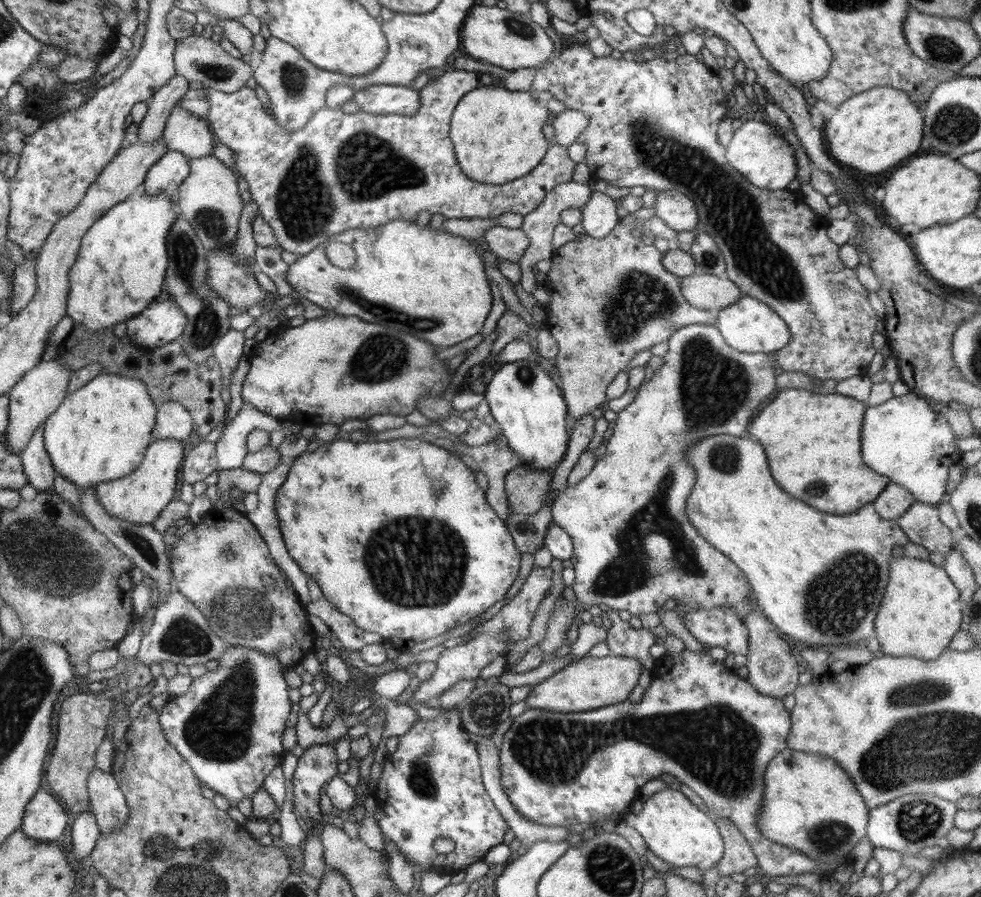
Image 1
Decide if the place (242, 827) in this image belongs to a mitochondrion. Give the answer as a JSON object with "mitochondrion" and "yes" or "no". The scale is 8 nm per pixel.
{"mitochondrion":"no"}

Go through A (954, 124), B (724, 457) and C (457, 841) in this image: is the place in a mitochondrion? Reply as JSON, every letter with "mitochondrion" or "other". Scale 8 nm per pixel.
{"A":"mitochondrion","B":"mitochondrion","C":"other"}

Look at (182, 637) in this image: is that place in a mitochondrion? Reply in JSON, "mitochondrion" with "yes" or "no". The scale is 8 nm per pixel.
{"mitochondrion":"yes"}

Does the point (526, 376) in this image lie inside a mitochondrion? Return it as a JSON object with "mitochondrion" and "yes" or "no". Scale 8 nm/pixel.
{"mitochondrion":"yes"}

